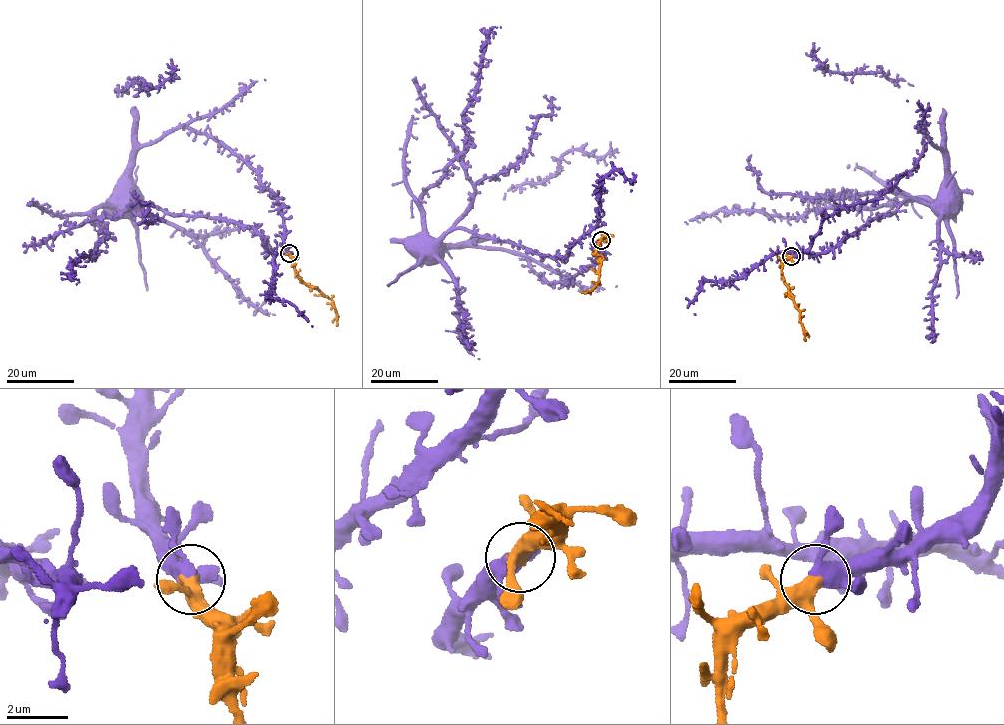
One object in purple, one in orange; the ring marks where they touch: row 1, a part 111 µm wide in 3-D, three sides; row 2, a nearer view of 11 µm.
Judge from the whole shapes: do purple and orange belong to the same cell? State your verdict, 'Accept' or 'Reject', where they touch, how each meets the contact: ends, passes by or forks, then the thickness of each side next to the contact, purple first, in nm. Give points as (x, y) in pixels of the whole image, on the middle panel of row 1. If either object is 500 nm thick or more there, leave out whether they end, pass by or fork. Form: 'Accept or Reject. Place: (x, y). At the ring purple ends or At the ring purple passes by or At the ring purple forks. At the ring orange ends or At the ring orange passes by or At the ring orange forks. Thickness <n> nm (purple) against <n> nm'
Accept. Place: (601, 240). At the ring purple forks. At the ring orange passes by. Thickness 320 nm (purple) against 380 nm

